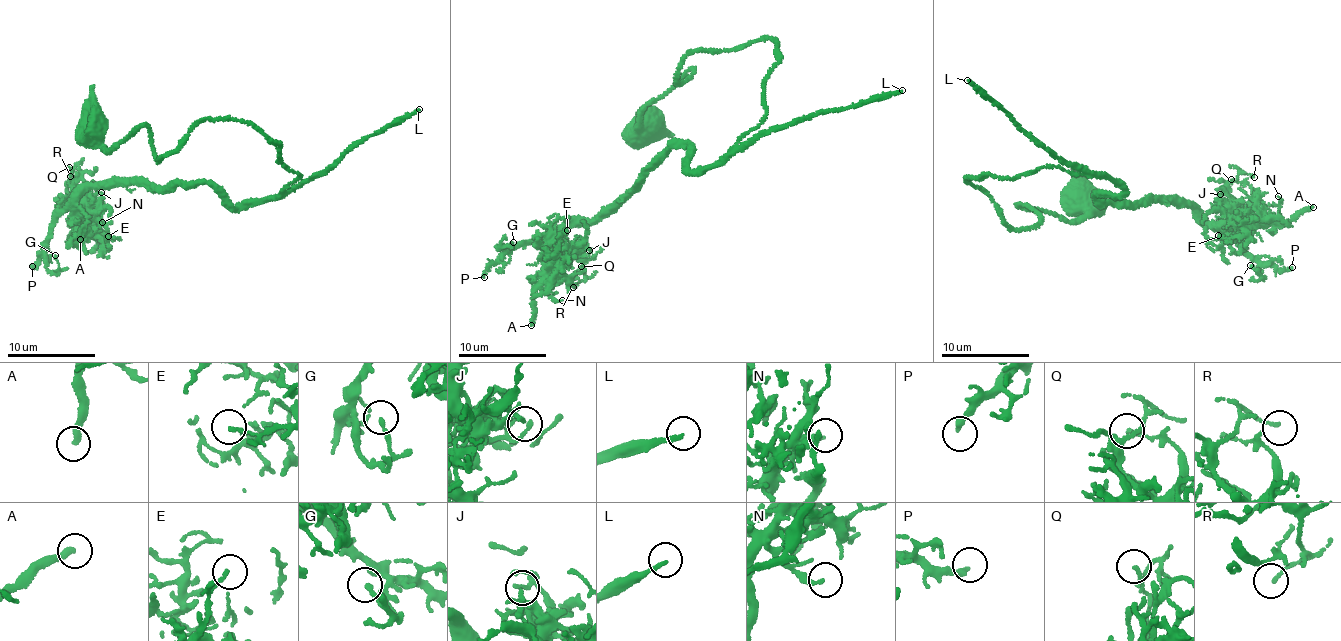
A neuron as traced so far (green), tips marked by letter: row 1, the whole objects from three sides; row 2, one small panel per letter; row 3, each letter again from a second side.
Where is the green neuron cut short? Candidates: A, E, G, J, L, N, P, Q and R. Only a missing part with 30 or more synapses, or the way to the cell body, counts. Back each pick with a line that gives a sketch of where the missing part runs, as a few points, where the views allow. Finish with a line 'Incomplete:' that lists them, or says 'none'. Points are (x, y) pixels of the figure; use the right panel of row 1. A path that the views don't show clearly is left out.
Incomplete: L

